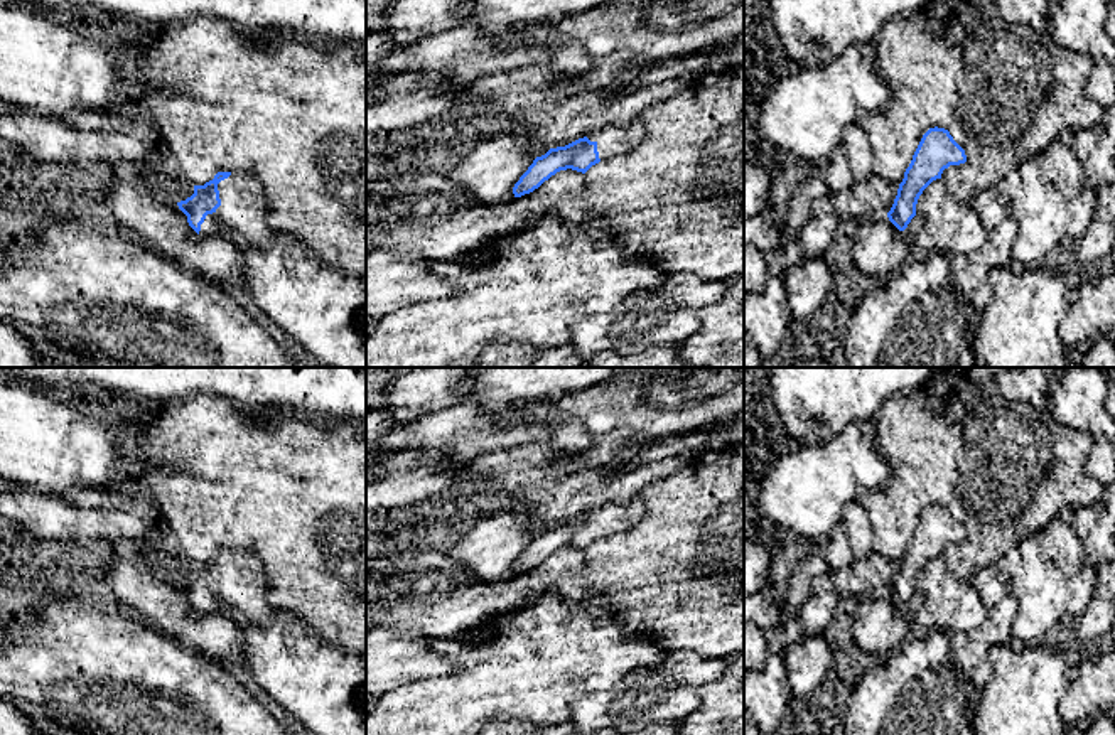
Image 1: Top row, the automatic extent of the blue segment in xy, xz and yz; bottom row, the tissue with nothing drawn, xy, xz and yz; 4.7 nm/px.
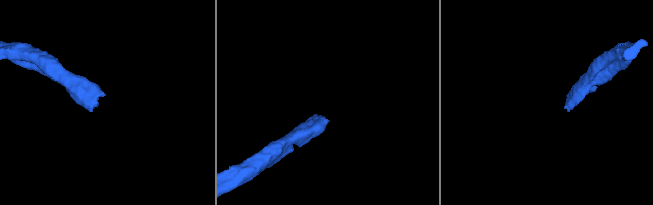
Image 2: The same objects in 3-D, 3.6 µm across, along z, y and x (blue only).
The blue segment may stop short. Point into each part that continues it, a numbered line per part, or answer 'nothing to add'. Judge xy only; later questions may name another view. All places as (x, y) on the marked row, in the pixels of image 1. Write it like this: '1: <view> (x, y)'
1: xy (243, 206)

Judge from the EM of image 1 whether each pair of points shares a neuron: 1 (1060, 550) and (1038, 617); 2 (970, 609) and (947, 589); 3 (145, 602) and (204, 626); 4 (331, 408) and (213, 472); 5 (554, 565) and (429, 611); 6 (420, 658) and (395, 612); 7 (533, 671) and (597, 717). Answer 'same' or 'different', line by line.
1: same
2: same
3: same
4: different
5: same
6: different
7: different

